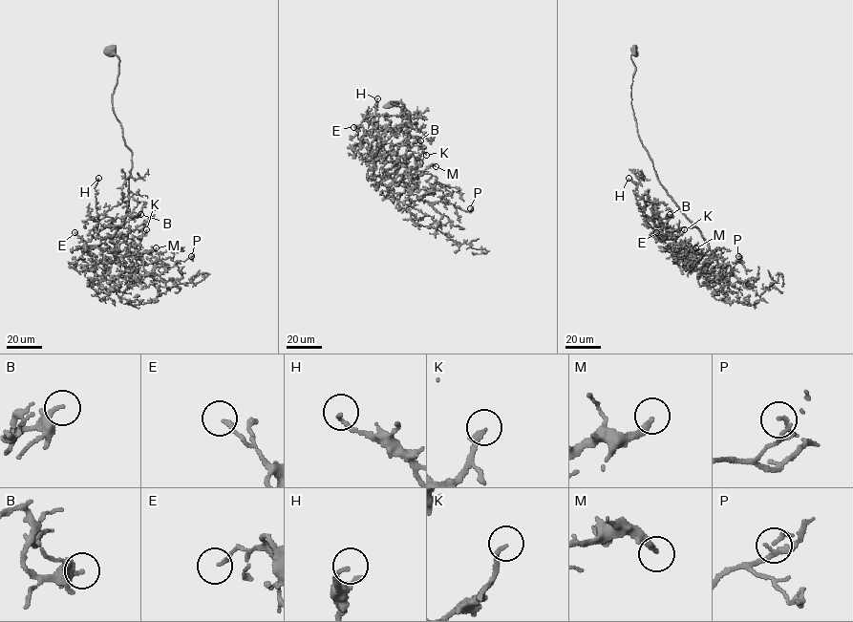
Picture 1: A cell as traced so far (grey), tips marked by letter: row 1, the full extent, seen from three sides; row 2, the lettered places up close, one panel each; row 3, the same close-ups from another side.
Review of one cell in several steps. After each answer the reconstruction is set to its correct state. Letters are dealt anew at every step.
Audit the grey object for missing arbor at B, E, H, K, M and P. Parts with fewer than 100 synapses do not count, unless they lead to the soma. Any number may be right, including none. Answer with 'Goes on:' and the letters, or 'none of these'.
Goes on: M

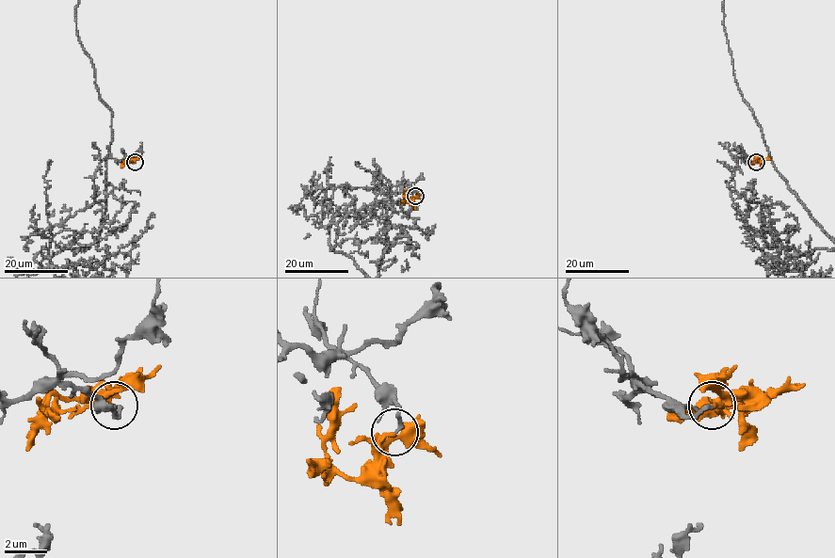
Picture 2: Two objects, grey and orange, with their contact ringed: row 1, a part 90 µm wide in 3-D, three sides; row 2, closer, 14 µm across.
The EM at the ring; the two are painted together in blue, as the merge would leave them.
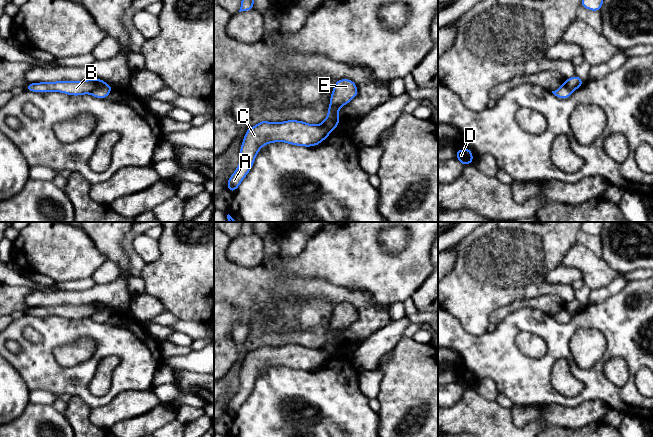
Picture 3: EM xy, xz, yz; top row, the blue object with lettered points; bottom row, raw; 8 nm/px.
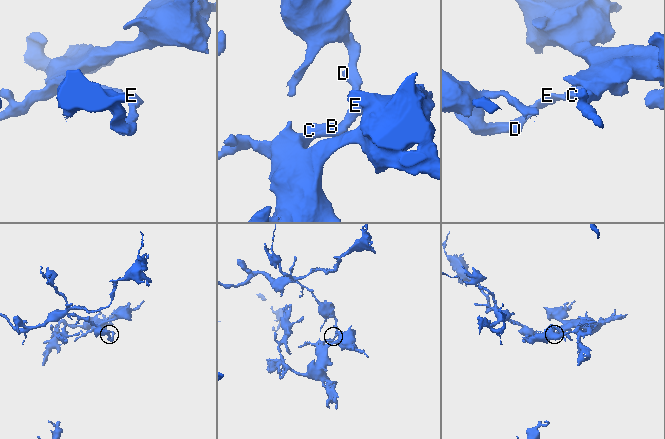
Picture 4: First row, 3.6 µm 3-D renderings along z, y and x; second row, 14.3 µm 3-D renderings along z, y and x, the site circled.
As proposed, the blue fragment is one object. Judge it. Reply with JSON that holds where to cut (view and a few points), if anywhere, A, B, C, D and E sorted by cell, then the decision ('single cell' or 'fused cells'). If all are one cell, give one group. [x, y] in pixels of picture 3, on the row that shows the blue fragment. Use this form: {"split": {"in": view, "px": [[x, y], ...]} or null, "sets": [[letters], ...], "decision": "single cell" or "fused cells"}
{"split": {"in": "xy", "px": [[105, 83], [90, 93]]}, "sets": [["A", "B", "C"], ["D", "E"]], "decision": "fused cells"}

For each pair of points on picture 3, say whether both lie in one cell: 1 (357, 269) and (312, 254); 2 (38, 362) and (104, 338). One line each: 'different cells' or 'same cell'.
1: same cell
2: same cell

